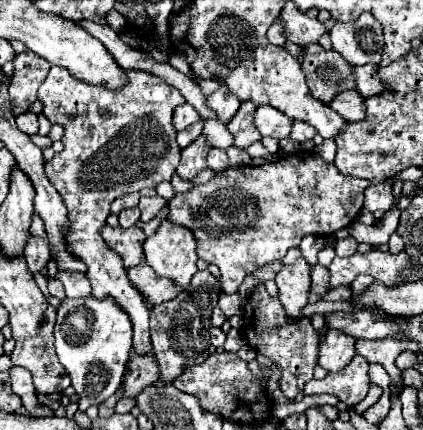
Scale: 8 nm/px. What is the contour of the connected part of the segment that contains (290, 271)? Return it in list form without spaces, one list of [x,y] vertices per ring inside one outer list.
[[[298,258],[290,266],[282,266],[276,274],[278,300],[282,302],[290,322],[302,318],[302,308],[308,304],[310,294],[310,264],[304,258]]]

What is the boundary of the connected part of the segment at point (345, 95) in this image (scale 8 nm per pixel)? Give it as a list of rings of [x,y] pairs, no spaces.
[[[352,90],[352,92],[342,92],[340,96],[336,96],[336,100],[332,100],[330,108],[336,110],[340,116],[344,116],[346,122],[366,120],[364,98],[362,98],[360,92],[356,92],[356,90]]]

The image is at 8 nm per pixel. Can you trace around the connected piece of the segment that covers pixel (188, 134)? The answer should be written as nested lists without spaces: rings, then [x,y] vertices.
[[[198,120],[196,124],[192,124],[192,126],[188,126],[186,130],[182,130],[182,132],[178,132],[178,146],[180,148],[186,148],[188,144],[192,144],[200,134],[202,134],[202,128],[204,128],[204,120]]]

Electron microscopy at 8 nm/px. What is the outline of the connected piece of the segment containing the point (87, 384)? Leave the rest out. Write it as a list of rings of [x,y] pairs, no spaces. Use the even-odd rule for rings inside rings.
[[[64,300],[60,310],[58,310],[58,318],[56,318],[56,326],[54,326],[54,346],[56,346],[56,354],[60,364],[66,368],[72,386],[78,394],[78,408],[82,412],[86,412],[86,408],[94,406],[94,404],[102,404],[106,398],[110,398],[122,384],[124,372],[126,372],[126,362],[128,362],[128,354],[132,350],[132,324],[128,320],[126,312],[120,312],[120,308],[116,308],[116,304],[112,304],[110,300]],[[80,312],[80,314],[88,314],[88,328],[86,328],[86,336],[82,338],[82,332],[78,332],[74,328],[74,324],[70,322],[70,318]]]

